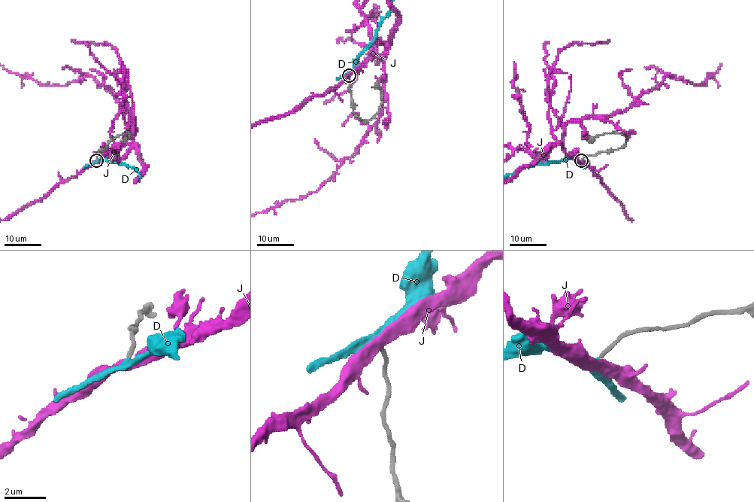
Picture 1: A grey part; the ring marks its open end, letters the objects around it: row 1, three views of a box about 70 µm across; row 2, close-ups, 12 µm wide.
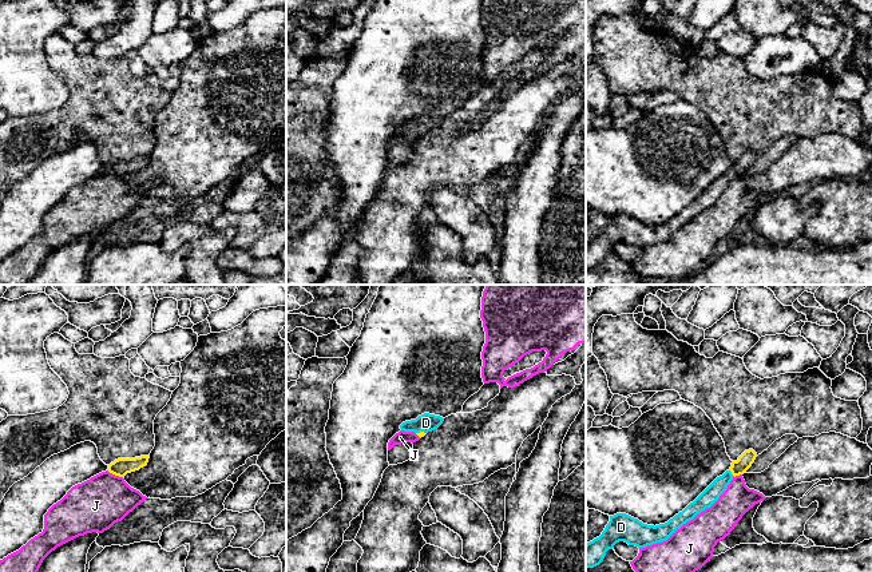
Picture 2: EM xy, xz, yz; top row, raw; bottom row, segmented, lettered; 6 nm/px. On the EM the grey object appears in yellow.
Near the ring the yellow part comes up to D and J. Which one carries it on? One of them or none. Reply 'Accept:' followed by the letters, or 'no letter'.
Accept: D

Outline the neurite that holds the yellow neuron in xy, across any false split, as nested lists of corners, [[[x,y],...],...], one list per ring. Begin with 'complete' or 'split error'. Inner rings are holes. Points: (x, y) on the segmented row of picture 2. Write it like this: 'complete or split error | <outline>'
complete | [[[140,456],[135,458],[118,458],[108,465],[108,472],[124,477],[127,473],[139,470],[140,468],[146,466],[148,462],[148,456]]]

